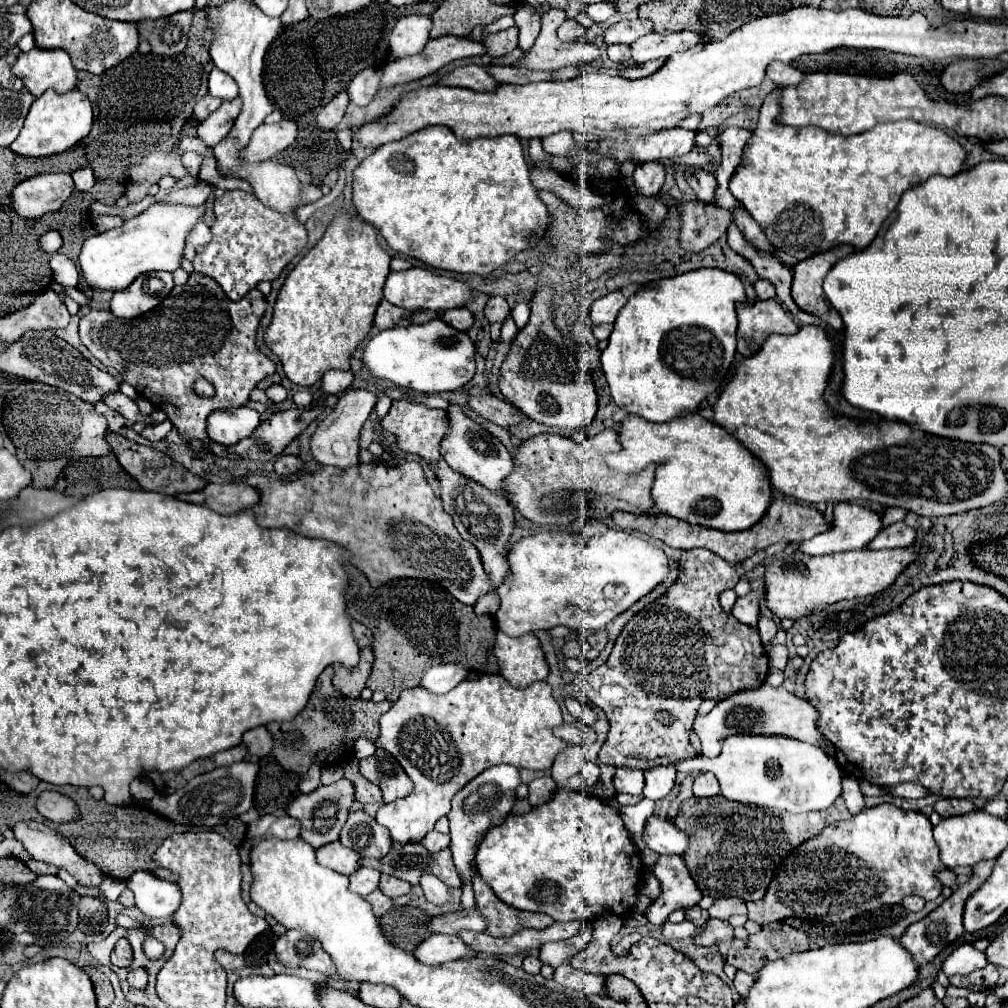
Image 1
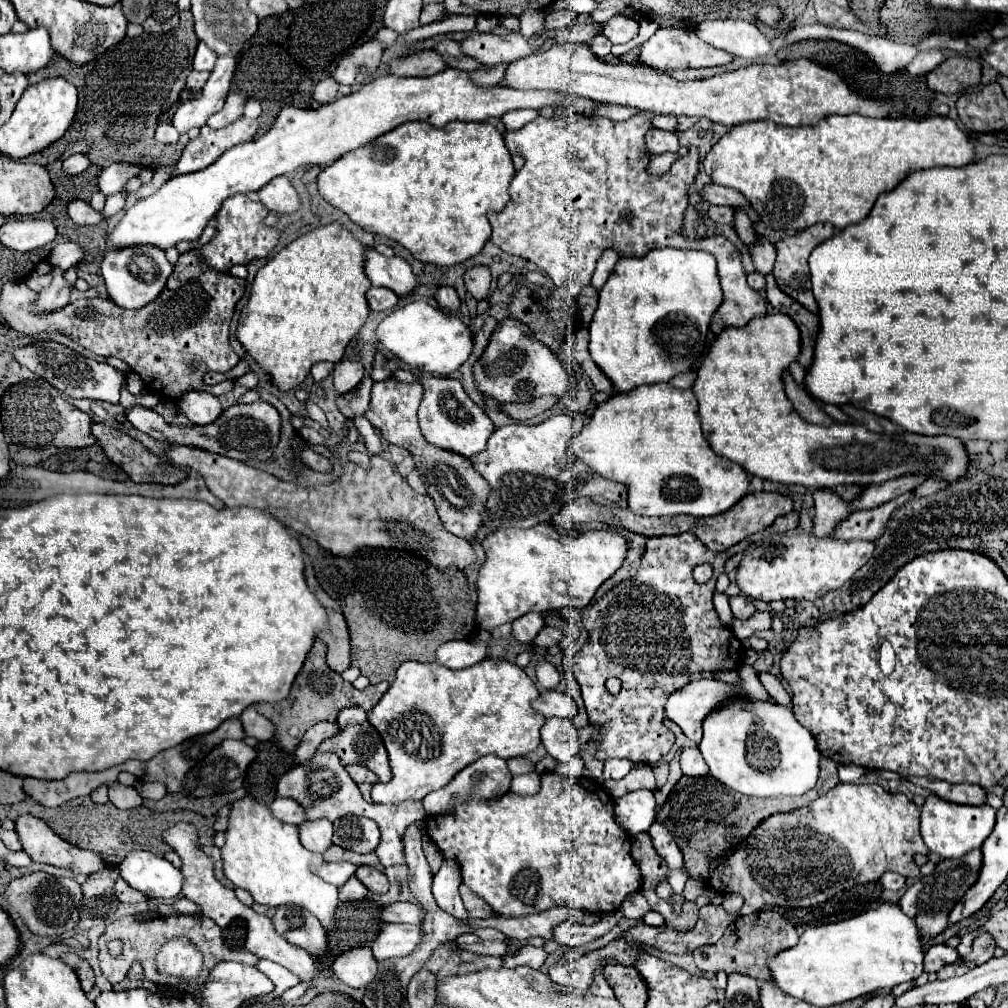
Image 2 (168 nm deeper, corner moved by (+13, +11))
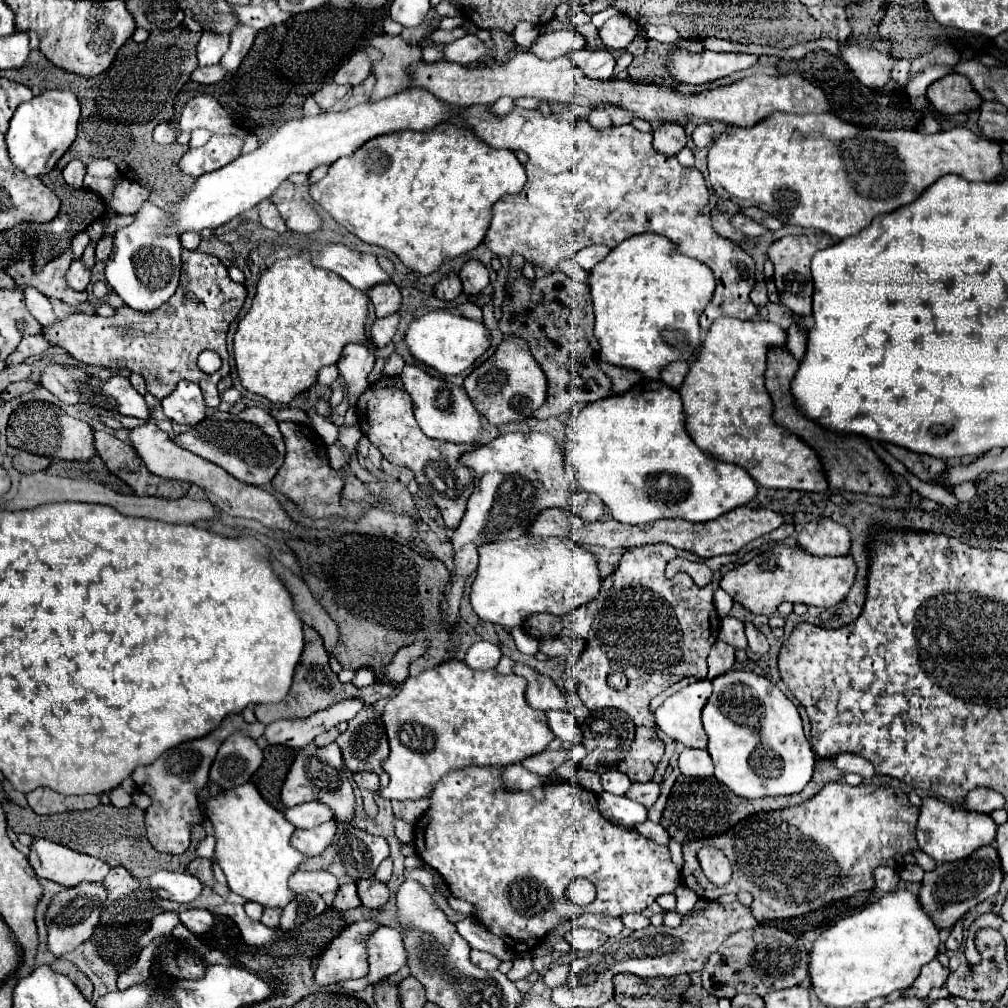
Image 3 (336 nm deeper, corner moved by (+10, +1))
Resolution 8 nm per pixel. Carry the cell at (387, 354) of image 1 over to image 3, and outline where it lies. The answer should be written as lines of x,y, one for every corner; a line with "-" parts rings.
438,310
416,318
404,334
404,344
418,362
434,368
442,376
456,376
470,368
476,362
476,358
480,358
486,352
486,348
490,346
490,338
484,324
450,314
446,310

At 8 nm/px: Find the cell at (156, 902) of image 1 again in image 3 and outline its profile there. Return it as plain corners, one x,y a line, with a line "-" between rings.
154,872
146,878
146,884
152,892
156,892
164,900
172,900
178,904
190,904
200,892
202,884
192,874
178,874
178,872

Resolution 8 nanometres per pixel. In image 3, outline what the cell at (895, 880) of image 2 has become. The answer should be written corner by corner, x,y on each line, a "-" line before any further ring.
880,866
880,868
876,868
874,878
876,878
876,888
878,888
880,892
884,892
884,894
894,892
894,890
898,888
898,882
900,882
898,872
892,870
892,868
888,868
888,866

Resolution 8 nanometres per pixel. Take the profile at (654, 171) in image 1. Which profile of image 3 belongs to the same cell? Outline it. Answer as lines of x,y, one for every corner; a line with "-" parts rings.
664,124
654,130
654,150
664,156
676,156
686,142
688,138
680,124

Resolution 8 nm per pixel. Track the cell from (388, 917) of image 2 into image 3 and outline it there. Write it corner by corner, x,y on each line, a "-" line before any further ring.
362,920
344,928
320,956
314,972
316,984
328,986
340,980
364,978
368,974
366,940
380,926
376,920

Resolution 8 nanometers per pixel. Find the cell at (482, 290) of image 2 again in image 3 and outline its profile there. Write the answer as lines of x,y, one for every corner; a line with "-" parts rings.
470,260
468,264
464,264
458,276
462,280
466,296
478,296
488,286
488,270
484,264
476,260

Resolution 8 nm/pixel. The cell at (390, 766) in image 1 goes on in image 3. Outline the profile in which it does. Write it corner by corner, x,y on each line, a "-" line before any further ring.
366,706
358,712
358,716
348,722
348,730
336,738
336,744
352,774
374,772
380,776
382,788
388,784
388,774
382,768
382,762
388,756
388,738
376,708

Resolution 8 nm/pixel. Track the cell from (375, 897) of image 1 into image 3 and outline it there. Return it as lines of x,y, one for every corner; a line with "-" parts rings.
344,884
344,886
340,886
340,890
336,892
336,898
334,898
332,906
338,908
340,912
350,910
350,908
358,908
360,906
360,898
356,894
356,884

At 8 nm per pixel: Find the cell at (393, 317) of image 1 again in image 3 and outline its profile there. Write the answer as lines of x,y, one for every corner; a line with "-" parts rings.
382,284
382,288
370,288
368,298
372,300
378,318
384,318
384,316
398,312
398,308
402,304
400,290
394,284

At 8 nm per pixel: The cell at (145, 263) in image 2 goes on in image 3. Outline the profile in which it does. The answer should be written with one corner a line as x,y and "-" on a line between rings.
150,200
144,202
136,220
114,234
114,250
106,262
106,282
124,300
126,306
138,312
154,312
176,292
180,280
182,246
178,236
154,236
154,228
162,224
162,212

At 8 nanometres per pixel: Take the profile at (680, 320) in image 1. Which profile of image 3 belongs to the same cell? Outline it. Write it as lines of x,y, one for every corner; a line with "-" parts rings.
644,234
610,250
606,260
592,270
590,290
600,360
632,368
646,380
660,380
668,364
688,362
702,346
698,318
714,296
716,278
700,260
676,252
666,238

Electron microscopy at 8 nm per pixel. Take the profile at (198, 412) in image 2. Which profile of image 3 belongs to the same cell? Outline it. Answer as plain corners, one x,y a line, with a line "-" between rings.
182,382
178,388
162,400
164,414
176,422
186,426
196,426
206,418
206,404
198,384

